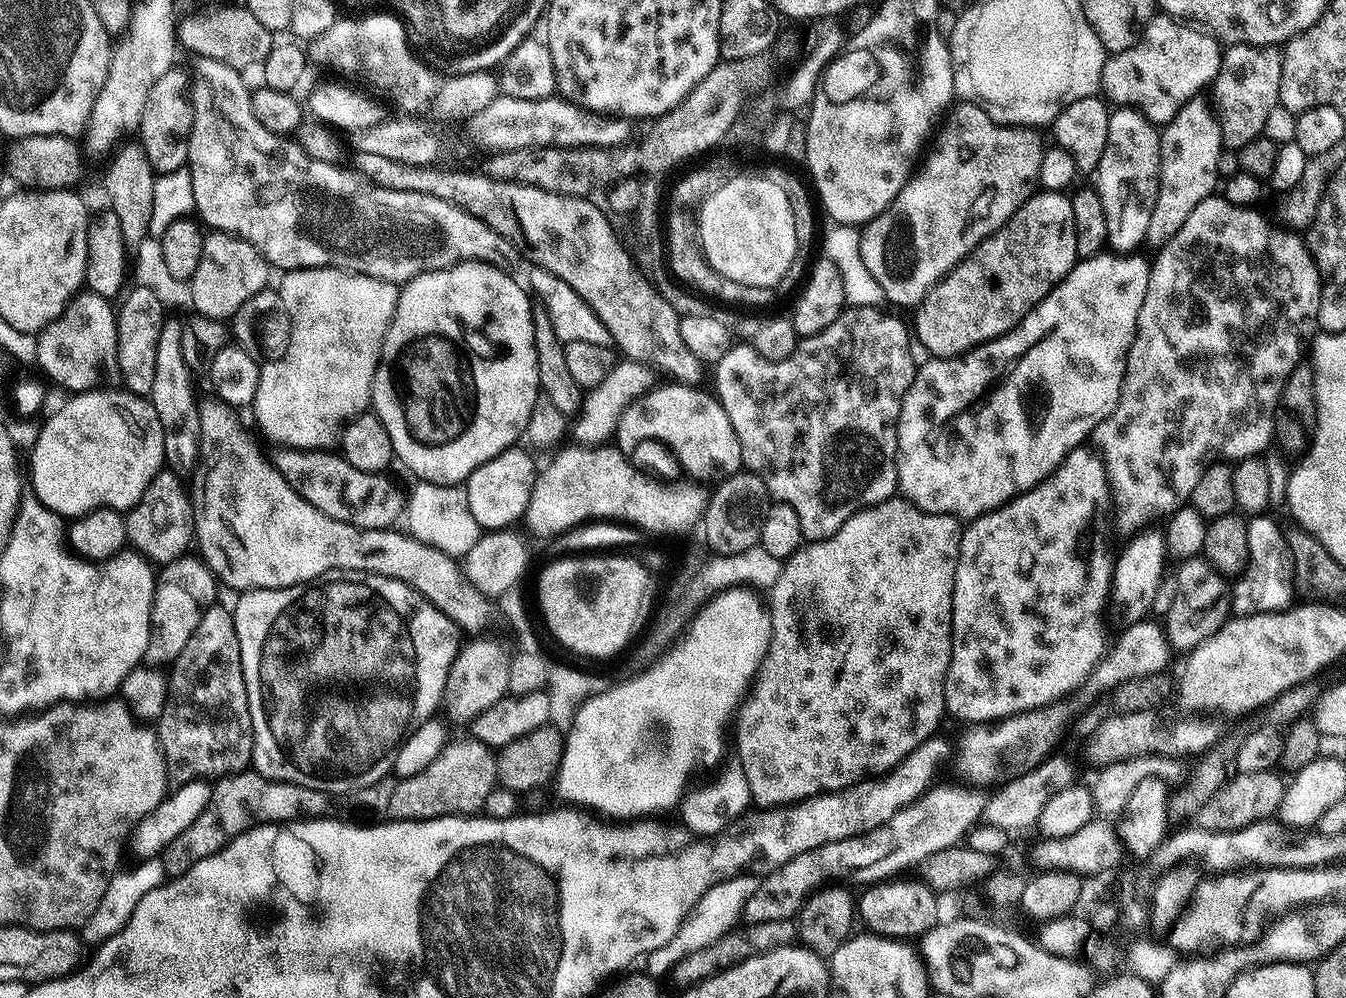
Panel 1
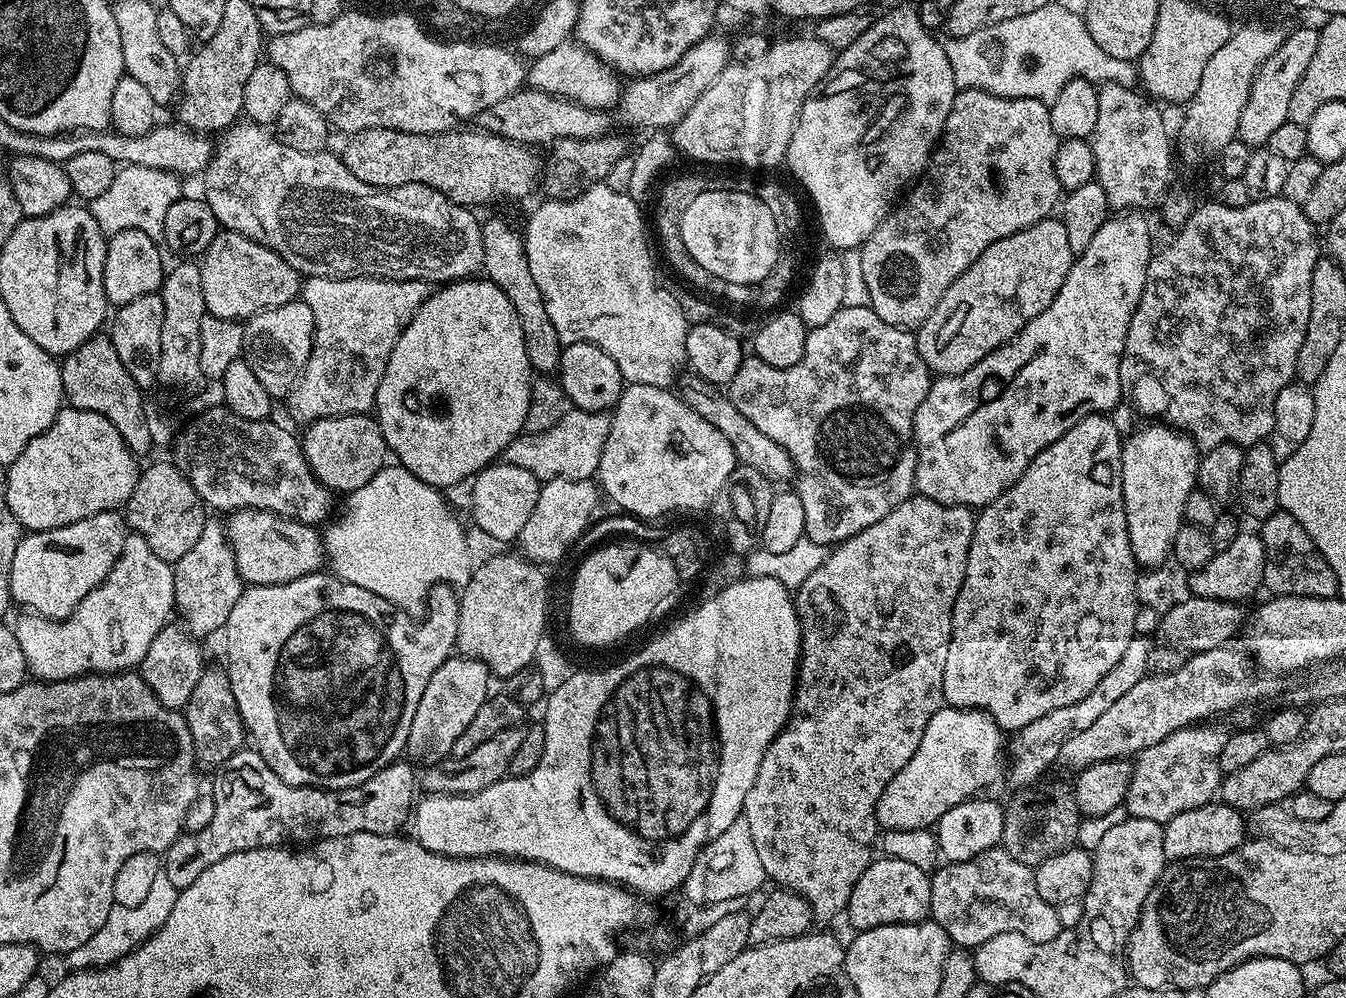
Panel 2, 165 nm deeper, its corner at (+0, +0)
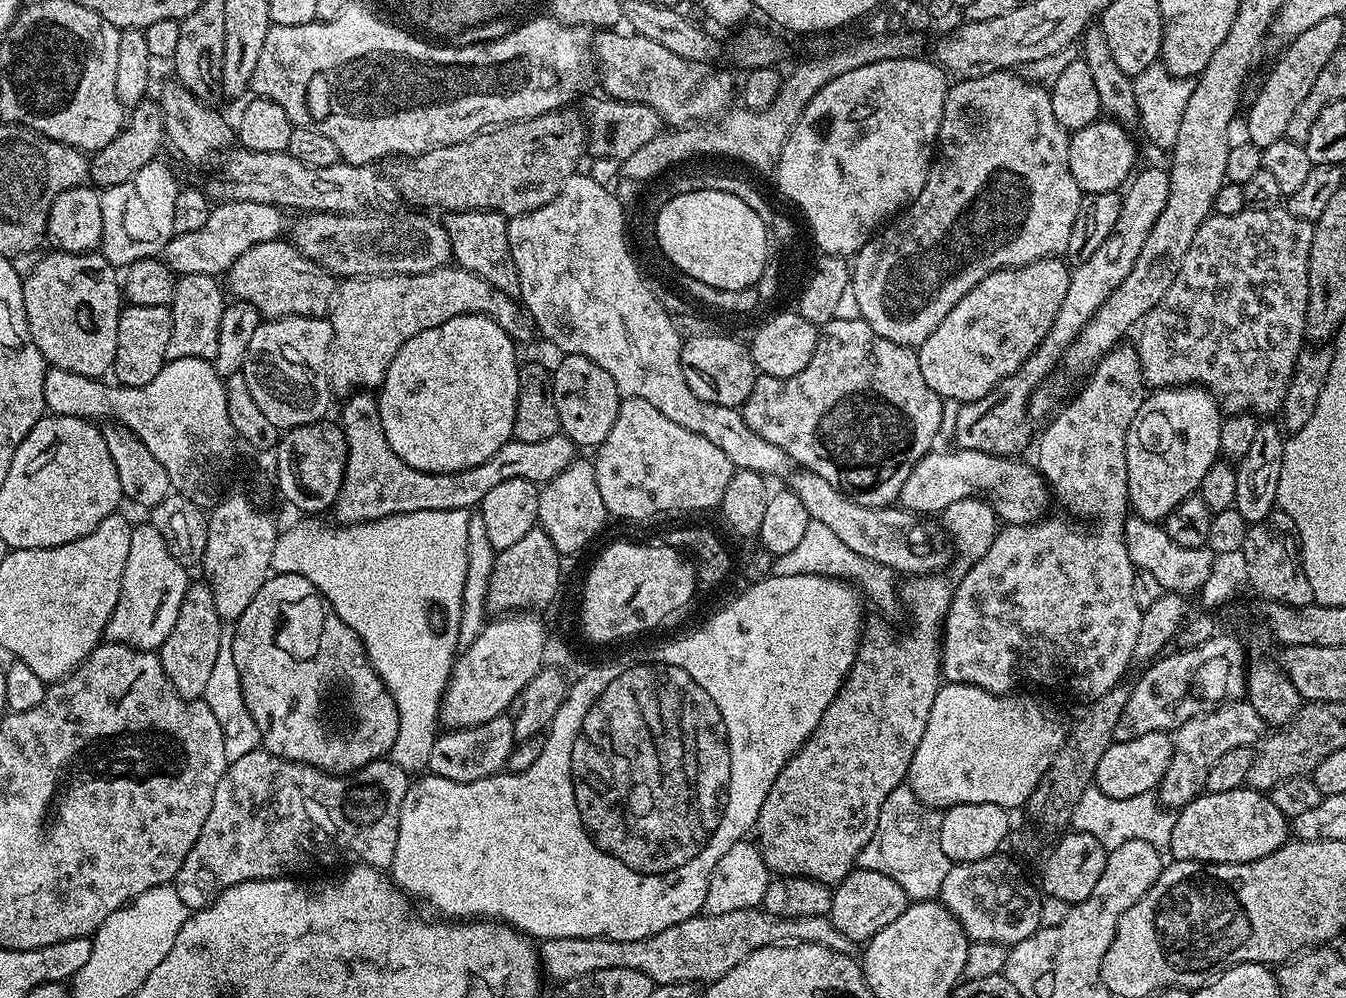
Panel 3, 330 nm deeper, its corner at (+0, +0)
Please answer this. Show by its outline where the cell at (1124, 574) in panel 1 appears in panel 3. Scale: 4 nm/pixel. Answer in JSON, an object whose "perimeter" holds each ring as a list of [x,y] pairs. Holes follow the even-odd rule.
{"perimeter":[[[1199,386],[1158,388],[1145,395],[1138,414],[1134,414],[1134,422],[1130,422],[1124,443],[1128,502],[1135,515],[1144,520],[1163,522],[1180,503],[1199,489],[1202,478],[1206,478],[1206,470],[1216,463],[1220,453],[1218,434],[1221,419],[1222,413],[1216,399]]]}

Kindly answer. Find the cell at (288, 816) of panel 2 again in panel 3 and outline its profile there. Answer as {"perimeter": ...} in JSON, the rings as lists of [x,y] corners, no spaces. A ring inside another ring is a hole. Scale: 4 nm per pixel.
{"perimeter":[[[267,750],[248,753],[229,763],[214,790],[214,802],[210,806],[210,814],[206,814],[206,826],[202,826],[198,842],[190,846],[190,854],[186,854],[186,862],[182,862],[176,875],[174,887],[178,898],[182,898],[189,910],[199,910],[209,903],[217,890],[246,880],[280,878],[285,875],[284,868],[302,867],[304,860],[300,855],[303,852],[312,856],[321,852],[332,860],[349,856],[352,862],[387,869],[398,846],[398,822],[402,814],[402,798],[406,798],[410,783],[409,773],[385,758],[351,773],[345,784],[340,780],[343,779],[339,775],[308,764],[297,764],[294,760],[283,760]]]}

